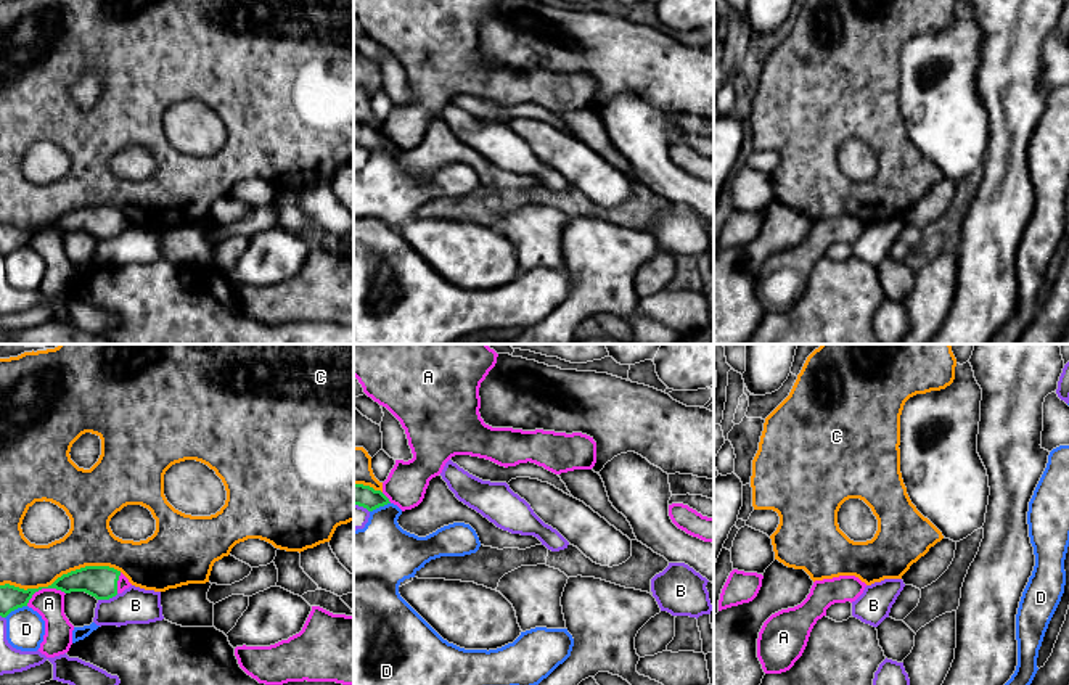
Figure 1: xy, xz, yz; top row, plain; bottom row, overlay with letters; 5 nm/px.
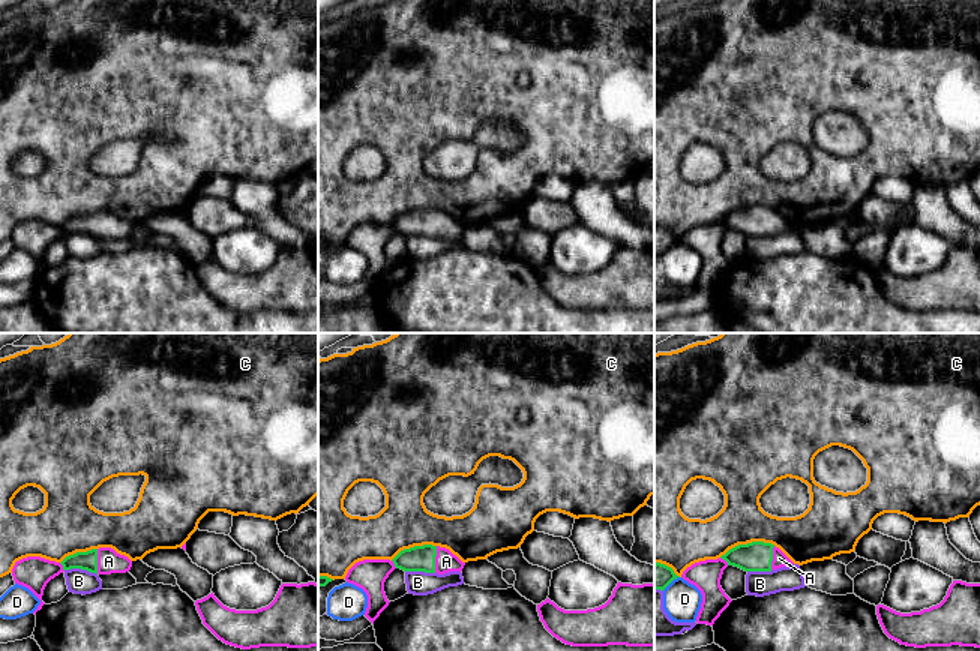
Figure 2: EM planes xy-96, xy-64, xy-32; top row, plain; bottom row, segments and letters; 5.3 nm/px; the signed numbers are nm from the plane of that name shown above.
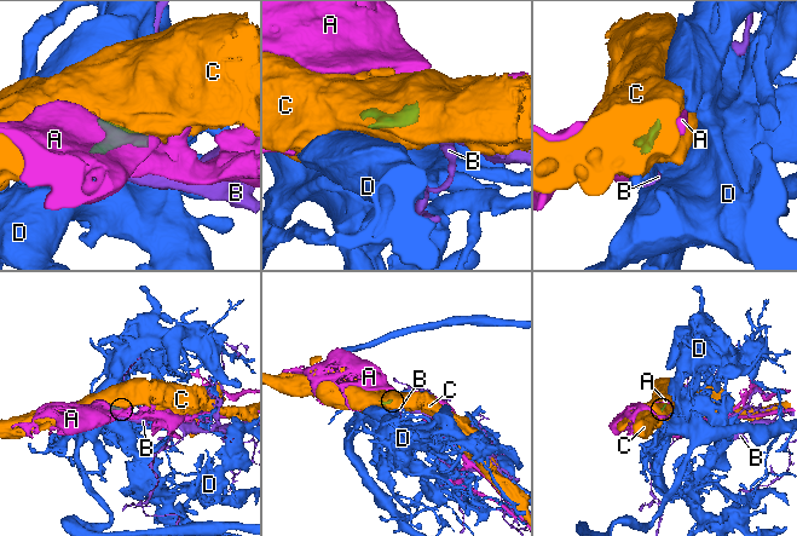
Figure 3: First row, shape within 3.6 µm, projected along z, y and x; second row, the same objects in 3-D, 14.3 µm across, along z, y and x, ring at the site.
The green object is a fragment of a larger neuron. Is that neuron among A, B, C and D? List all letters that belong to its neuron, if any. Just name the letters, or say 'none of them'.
A

